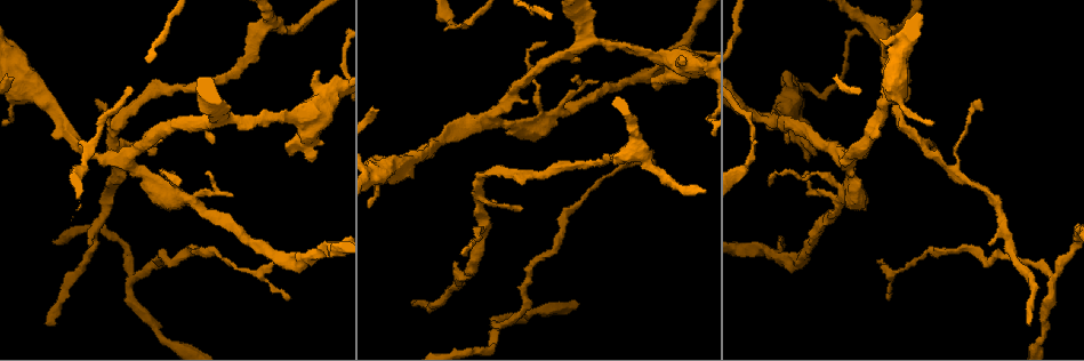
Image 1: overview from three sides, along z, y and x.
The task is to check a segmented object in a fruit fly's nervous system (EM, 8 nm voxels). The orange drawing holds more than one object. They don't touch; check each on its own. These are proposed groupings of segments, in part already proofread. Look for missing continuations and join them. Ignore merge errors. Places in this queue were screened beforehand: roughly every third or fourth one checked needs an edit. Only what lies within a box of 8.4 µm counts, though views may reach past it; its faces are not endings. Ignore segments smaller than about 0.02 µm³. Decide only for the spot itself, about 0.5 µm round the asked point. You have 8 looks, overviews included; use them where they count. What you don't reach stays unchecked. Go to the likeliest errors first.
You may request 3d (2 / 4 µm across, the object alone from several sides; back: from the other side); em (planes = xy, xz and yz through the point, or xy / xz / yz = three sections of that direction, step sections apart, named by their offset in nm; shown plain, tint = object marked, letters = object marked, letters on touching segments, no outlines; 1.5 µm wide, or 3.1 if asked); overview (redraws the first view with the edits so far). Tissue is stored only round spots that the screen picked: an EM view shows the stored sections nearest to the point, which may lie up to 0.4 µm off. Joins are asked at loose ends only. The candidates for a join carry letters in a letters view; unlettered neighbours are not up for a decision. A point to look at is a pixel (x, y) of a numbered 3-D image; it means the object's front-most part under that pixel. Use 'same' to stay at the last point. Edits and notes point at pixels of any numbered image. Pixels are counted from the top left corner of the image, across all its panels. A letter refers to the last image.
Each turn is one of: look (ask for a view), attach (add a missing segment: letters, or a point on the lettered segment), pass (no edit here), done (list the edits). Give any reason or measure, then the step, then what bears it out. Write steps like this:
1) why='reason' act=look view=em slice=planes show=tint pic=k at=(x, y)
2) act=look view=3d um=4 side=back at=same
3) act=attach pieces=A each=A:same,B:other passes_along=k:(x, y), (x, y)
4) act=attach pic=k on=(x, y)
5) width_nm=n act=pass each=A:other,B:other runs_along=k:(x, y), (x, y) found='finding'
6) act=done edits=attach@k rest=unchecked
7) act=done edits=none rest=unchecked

why='free end' act=look view=em slice=planes show=plain pic=1 at=(1029, 323)

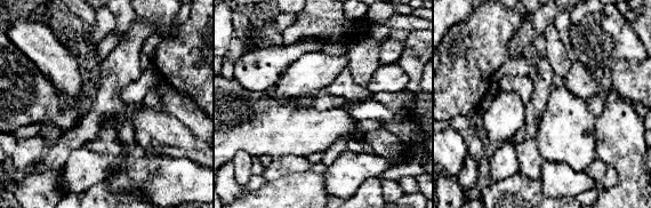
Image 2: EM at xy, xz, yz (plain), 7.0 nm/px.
why='what lies round it' act=look view=em slice=planes show=letters at=same

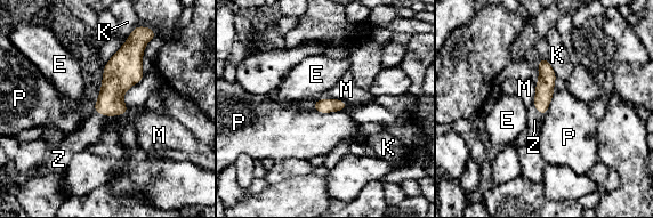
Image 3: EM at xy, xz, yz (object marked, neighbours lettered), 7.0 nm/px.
act=attach pieces=Z each=E:other,K:other,M:other,P:other,Z:same passes_along=3:(115, 81), (107, 115), (90, 131) found='the neuron continues'

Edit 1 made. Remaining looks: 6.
why='an open end' act=look view=em slice=planes show=letters pic=1 at=(787, 70)

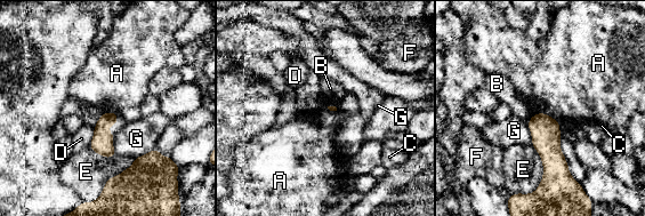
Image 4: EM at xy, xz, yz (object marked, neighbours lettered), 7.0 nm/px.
act=pass each=A:other,B:other,C:other,D:other,E:other,F:other,G:other border=4:(534, 113), (545, 112), (558, 121) found='none of them fits'

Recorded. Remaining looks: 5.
why='free end' act=look view=em slice=planes show=plain pic=1 at=(887, 299)

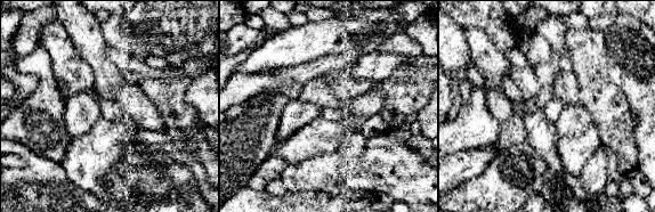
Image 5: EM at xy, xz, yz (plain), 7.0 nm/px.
why='what lies round it' act=look view=em slice=planes show=letters at=same

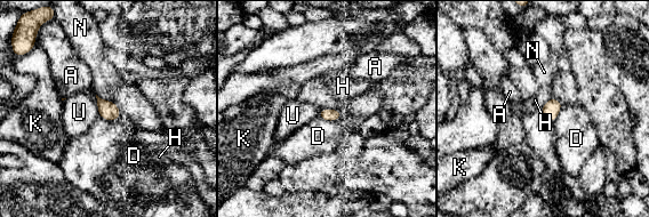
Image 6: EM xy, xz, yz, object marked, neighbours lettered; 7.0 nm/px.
longest_contact=D:170nm act=pass each=A:other,D:other,H:other,K:other,N:other,U:other border=6:(318, 115), (326, 120), (341, 118) found='none of them fits'

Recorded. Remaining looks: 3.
act=done edits=attach@3 rest=unchecked

